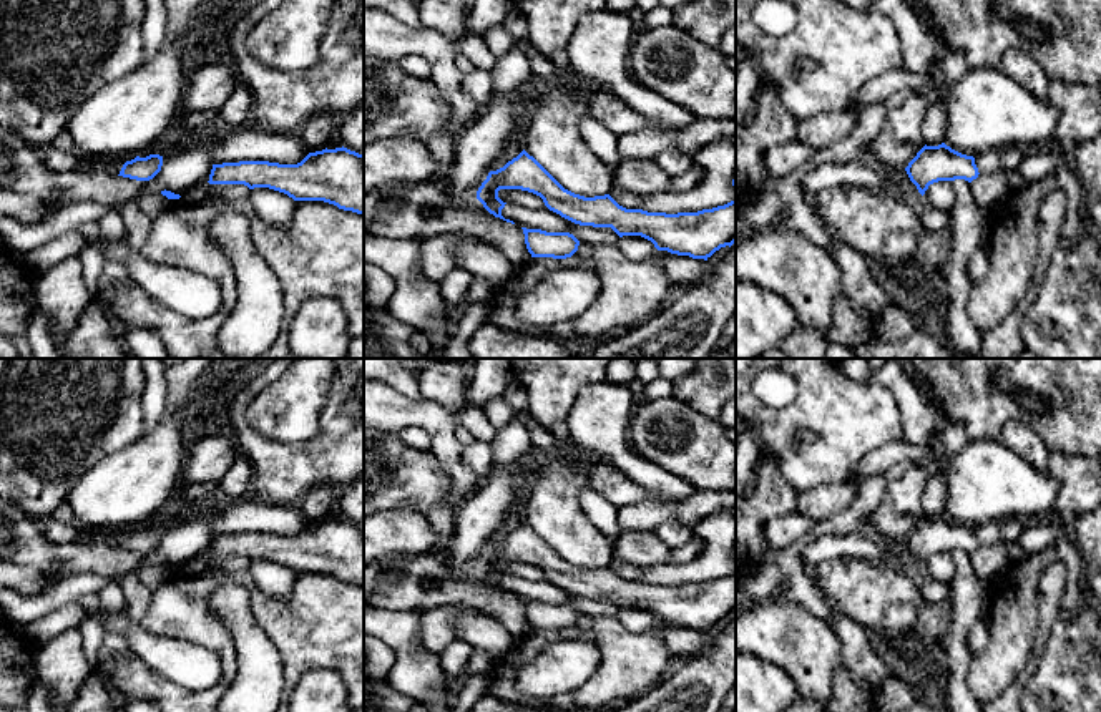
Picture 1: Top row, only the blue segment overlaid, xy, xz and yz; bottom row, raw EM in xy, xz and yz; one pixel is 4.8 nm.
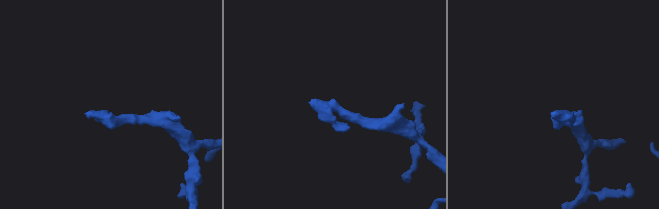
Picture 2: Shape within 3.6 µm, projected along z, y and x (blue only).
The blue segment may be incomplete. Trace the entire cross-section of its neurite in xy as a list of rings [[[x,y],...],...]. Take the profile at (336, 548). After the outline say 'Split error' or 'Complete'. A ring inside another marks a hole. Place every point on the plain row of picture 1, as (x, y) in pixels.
[[[344,518],[309,524],[297,536],[269,533],[213,536],[208,554],[269,559],[294,573],[324,573],[364,588],[364,526]]]. Complete

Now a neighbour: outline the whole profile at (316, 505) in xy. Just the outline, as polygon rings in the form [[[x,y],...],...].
[[[329,485],[309,490],[299,503],[304,519],[311,524],[322,523],[330,514],[334,505],[334,488]]]

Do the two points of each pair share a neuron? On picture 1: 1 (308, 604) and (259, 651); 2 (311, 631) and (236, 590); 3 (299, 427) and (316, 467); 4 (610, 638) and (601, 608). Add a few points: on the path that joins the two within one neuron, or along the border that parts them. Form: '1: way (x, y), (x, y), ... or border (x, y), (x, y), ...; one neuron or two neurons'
1: border (249, 608), (254, 623), (278, 651), (284, 677); two neurons
2: border (249, 593), (249, 611), (254, 616); two neurons
3: border (321, 415), (321, 425), (304, 442), (268, 438); two neurons
4: border (580, 613), (616, 618); two neurons

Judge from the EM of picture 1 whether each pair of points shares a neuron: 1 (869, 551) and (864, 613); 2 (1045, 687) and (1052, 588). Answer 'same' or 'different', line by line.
1: different
2: different

